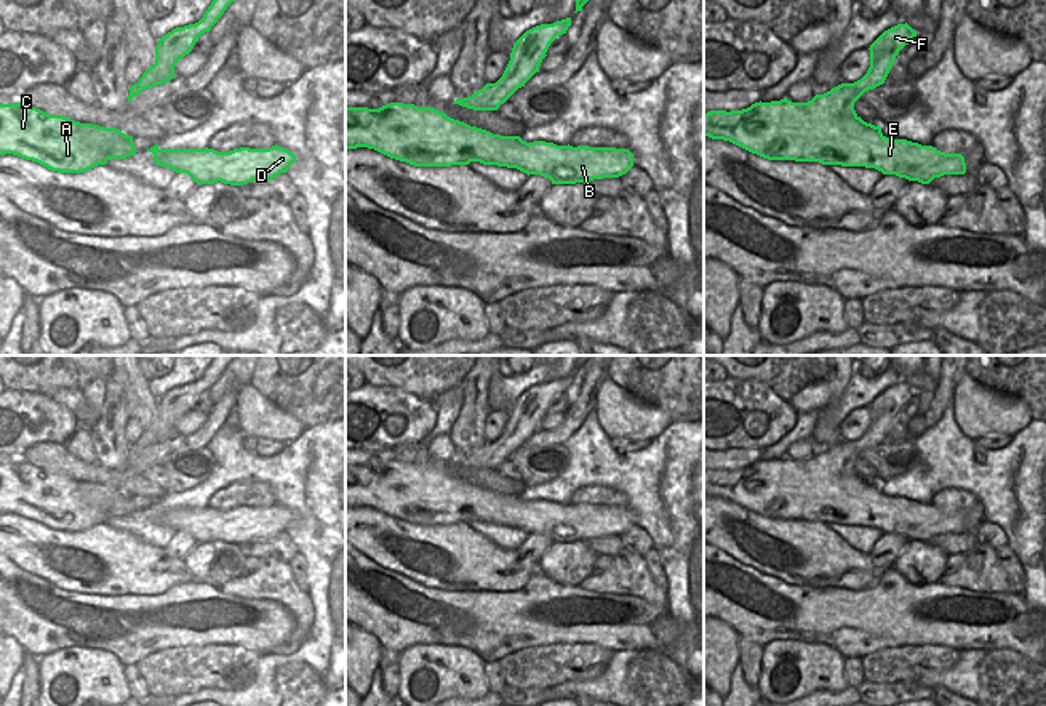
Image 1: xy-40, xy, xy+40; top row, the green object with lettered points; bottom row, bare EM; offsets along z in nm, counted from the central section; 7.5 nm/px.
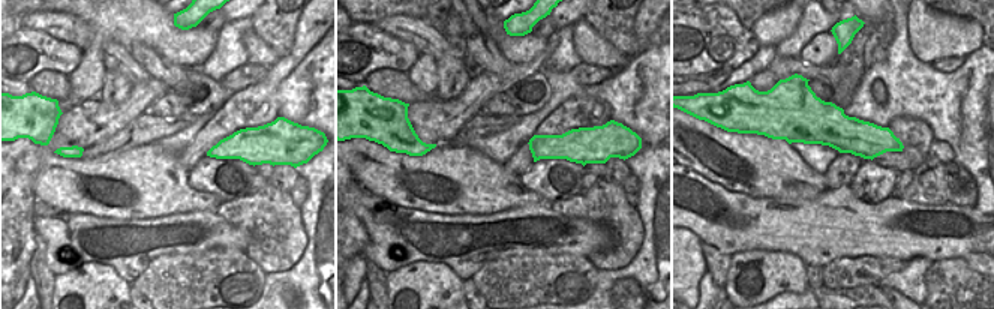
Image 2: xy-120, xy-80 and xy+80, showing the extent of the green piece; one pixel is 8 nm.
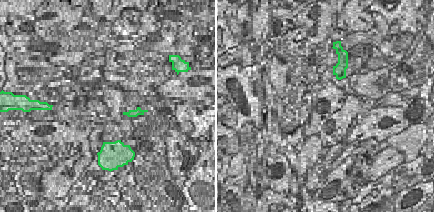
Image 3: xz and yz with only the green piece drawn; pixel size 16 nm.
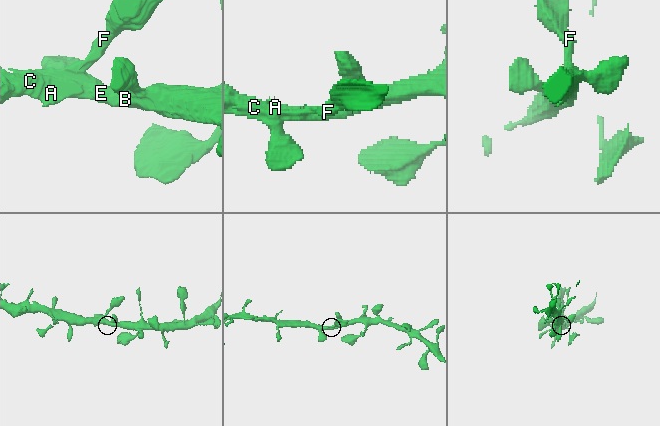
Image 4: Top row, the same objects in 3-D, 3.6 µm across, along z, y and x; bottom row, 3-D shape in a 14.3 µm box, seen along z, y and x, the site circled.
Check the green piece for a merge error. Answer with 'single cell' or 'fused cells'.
single cell

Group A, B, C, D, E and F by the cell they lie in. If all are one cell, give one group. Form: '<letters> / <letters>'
A B C D E F

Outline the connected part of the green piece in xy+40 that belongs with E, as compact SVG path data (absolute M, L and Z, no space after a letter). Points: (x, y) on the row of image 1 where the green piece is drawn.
M905 22L884 30L870 45L870 67L854 83L841 83L808 102L787 98L755 102L742 110L704 114L704 136L729 141L768 160L865 166L883 174L929 184L944 174L964 174L961 154L889 139L880 125L864 122L854 102L884 83L899 51L916 37Z

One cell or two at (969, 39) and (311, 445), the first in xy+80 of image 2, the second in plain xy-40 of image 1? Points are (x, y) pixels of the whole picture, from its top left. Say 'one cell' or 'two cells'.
two cells

